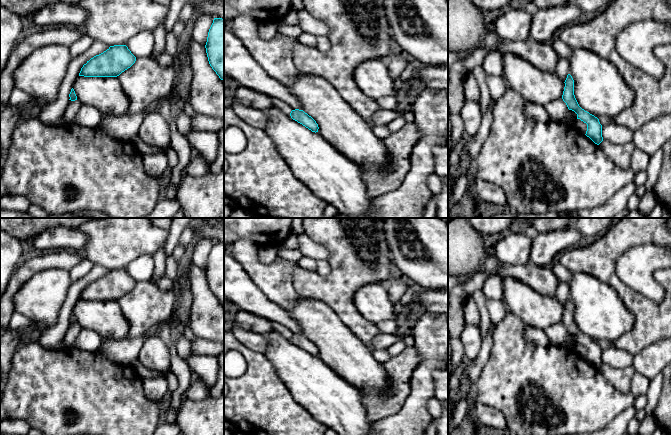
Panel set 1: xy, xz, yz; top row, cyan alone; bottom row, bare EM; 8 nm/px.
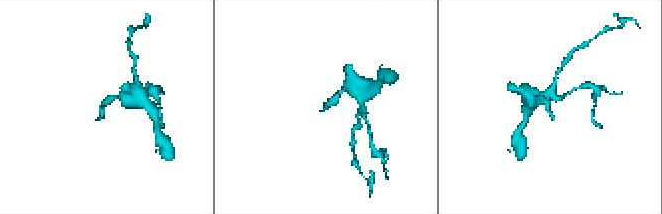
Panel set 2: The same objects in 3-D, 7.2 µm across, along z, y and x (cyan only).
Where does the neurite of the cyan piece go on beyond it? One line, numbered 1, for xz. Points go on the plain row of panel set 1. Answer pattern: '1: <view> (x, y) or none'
1: none

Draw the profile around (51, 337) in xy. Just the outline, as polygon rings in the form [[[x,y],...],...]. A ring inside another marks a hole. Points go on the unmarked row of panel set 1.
[[[94,265],[91,271],[84,276],[72,283],[66,300],[62,308],[60,309],[59,319],[55,325],[49,328],[45,328],[45,331],[39,337],[38,343],[44,348],[57,348],[59,343],[63,340],[64,335],[68,329],[70,323],[69,318],[73,312],[73,308],[84,288],[86,288],[91,282],[99,279],[109,273],[109,269]]]

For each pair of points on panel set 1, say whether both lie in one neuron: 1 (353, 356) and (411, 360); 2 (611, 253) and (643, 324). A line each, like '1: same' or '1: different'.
1: different
2: same

